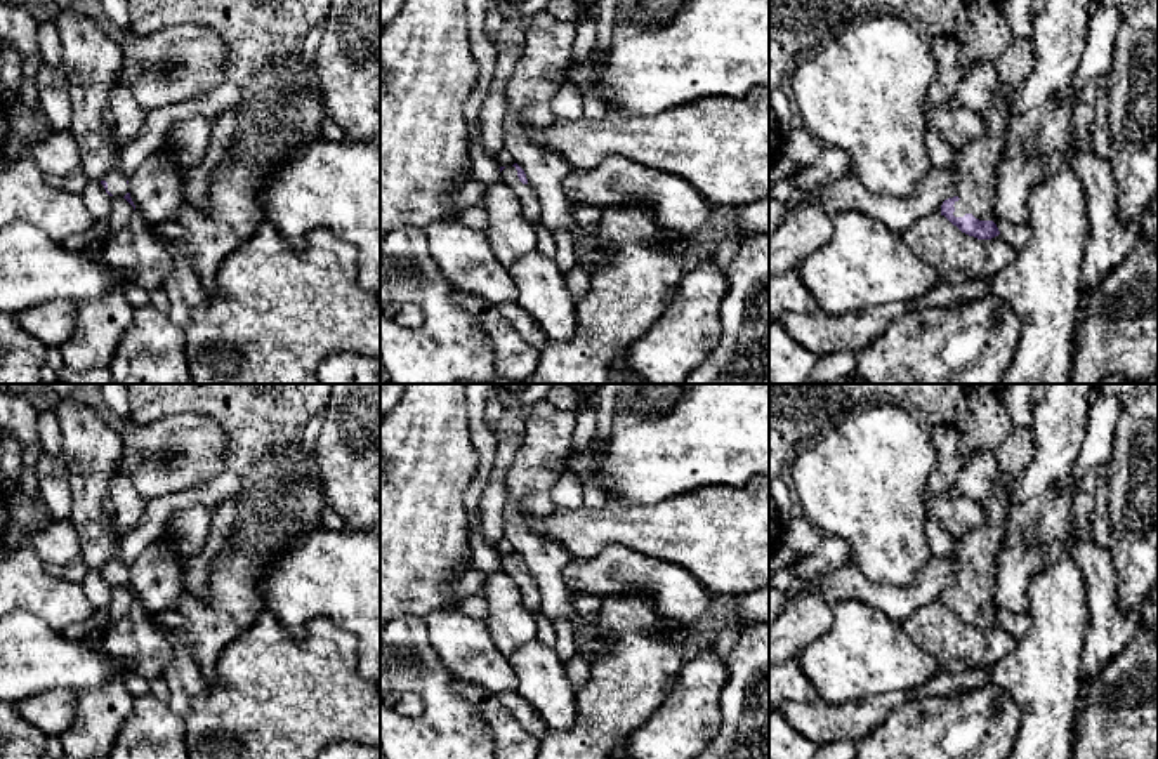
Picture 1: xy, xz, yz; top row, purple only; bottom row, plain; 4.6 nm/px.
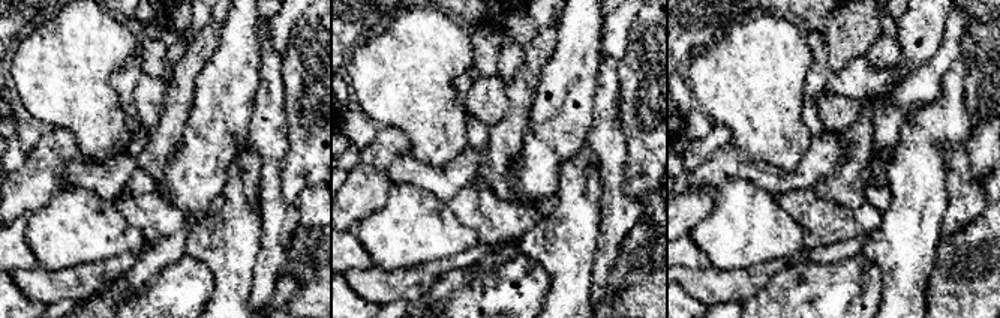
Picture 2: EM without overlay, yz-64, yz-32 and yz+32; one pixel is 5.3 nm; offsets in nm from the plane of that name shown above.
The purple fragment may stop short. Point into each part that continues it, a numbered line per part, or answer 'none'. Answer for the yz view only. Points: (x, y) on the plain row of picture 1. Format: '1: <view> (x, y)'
1: yz (978, 551)

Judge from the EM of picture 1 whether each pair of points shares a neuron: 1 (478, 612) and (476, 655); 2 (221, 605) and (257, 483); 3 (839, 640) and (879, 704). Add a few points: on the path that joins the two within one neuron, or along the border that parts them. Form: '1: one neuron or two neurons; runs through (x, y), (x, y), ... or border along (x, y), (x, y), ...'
1: two neurons; border along (460, 610), (483, 622)
2: one neuron; runs through (233, 575), (257, 535), (257, 513)
3: two neurons; border along (914, 686), (888, 690), (834, 706)

